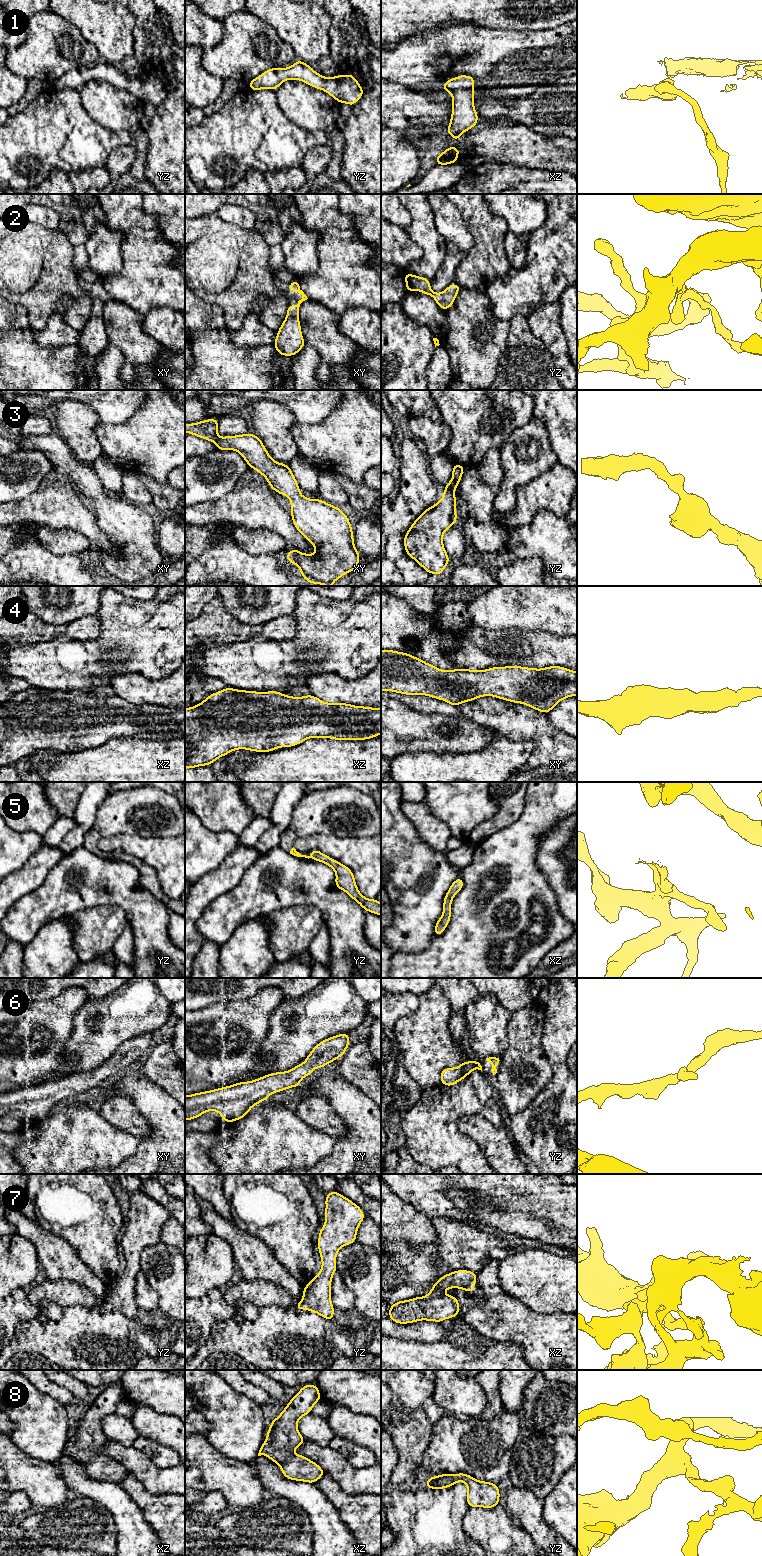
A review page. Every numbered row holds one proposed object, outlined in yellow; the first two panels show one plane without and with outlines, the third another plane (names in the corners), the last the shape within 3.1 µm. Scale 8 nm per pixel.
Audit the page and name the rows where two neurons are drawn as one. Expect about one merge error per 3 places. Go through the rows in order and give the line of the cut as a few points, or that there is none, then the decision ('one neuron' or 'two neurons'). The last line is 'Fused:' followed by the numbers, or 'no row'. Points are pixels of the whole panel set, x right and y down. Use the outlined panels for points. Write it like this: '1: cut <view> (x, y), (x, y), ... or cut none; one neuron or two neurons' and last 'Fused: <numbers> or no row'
1: cut none; one neuron
2: cut none; one neuron
3: cut none; one neuron
4: cut none; one neuron
5: cut none; one neuron
6: cut none; one neuron
7: cut none; one neuron
8: cut none; one neuron
Fused: no row

